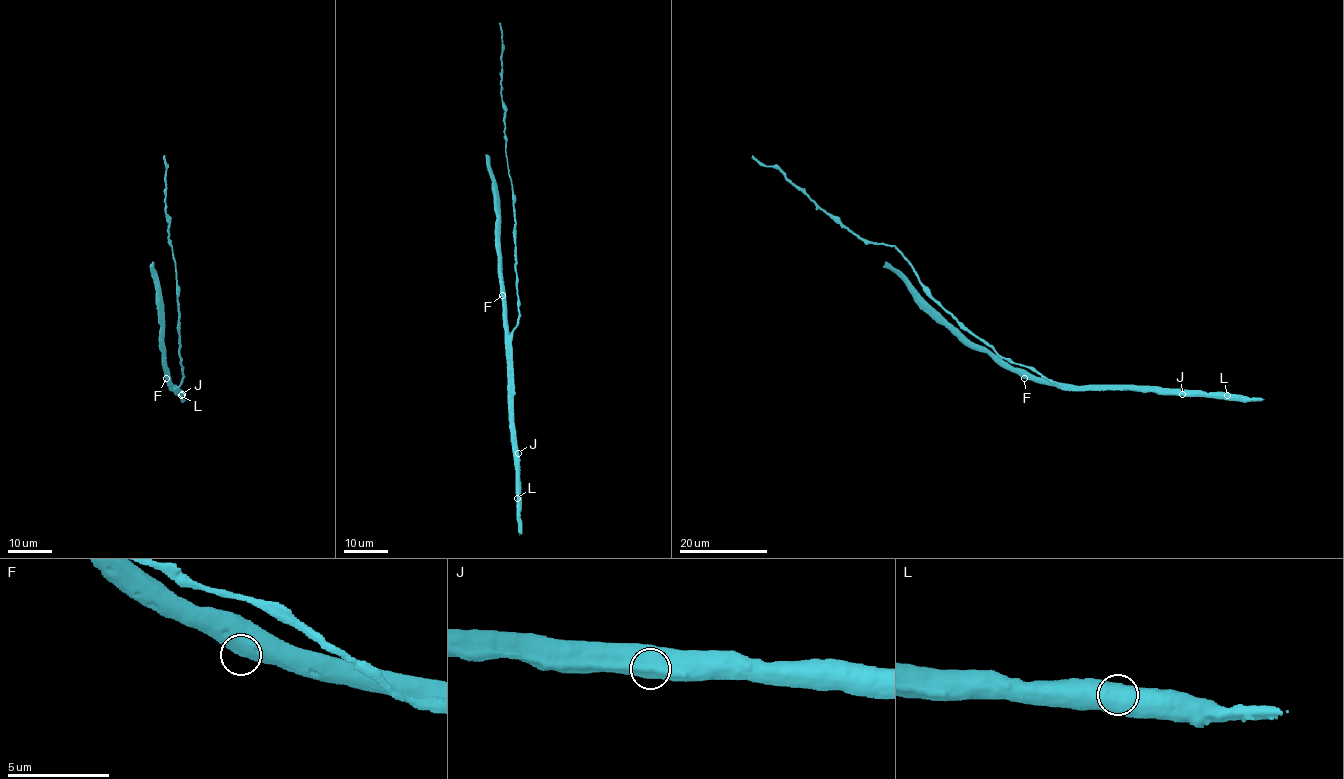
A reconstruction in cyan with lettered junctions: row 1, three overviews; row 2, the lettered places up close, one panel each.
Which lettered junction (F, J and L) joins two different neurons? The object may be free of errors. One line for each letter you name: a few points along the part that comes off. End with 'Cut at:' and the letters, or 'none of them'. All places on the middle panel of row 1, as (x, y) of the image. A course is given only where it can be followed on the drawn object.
J: course (518, 453), (511, 331), (519, 316), (519, 298), (499, 22)
Cut at: J

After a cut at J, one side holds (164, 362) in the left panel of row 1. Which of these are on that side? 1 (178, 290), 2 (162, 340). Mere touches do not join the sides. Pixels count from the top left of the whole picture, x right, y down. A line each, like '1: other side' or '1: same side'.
1: other side
2: same side

